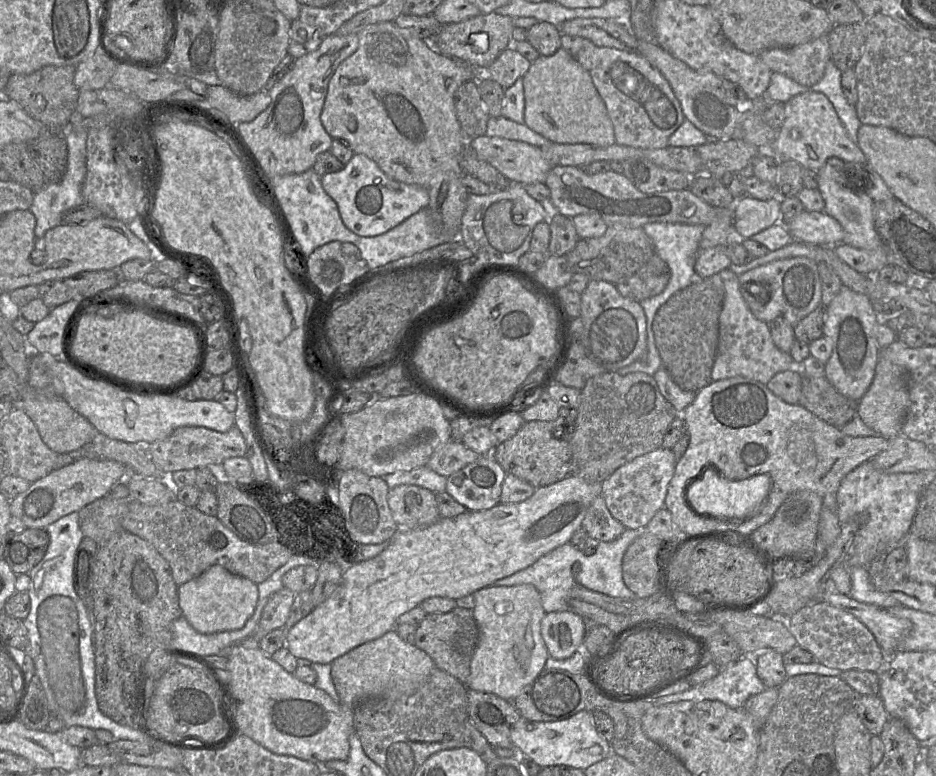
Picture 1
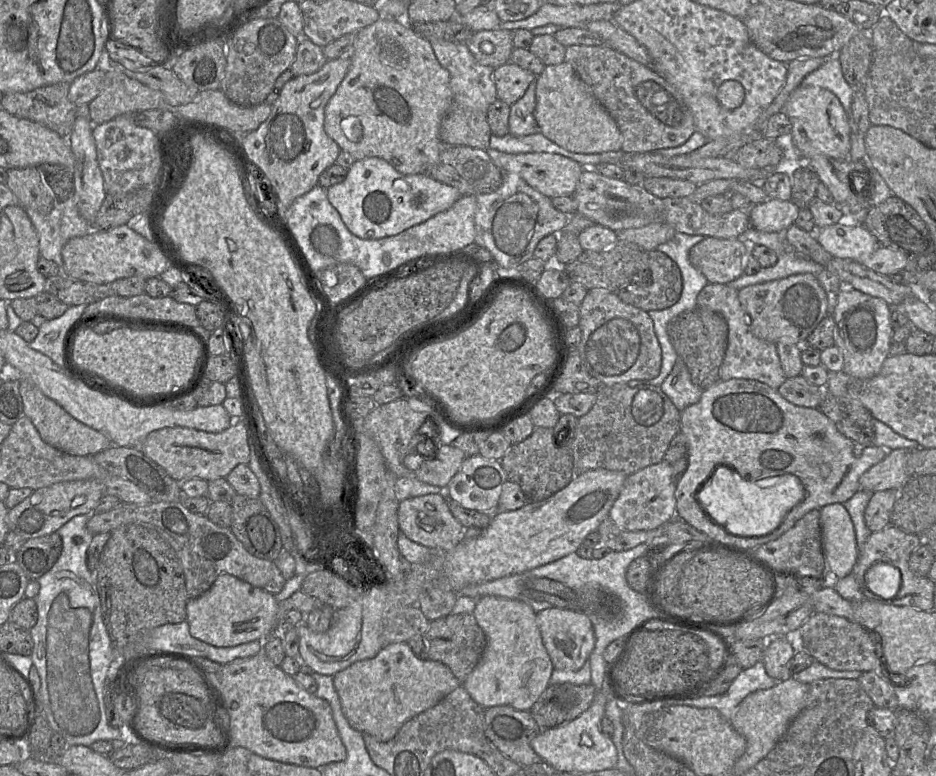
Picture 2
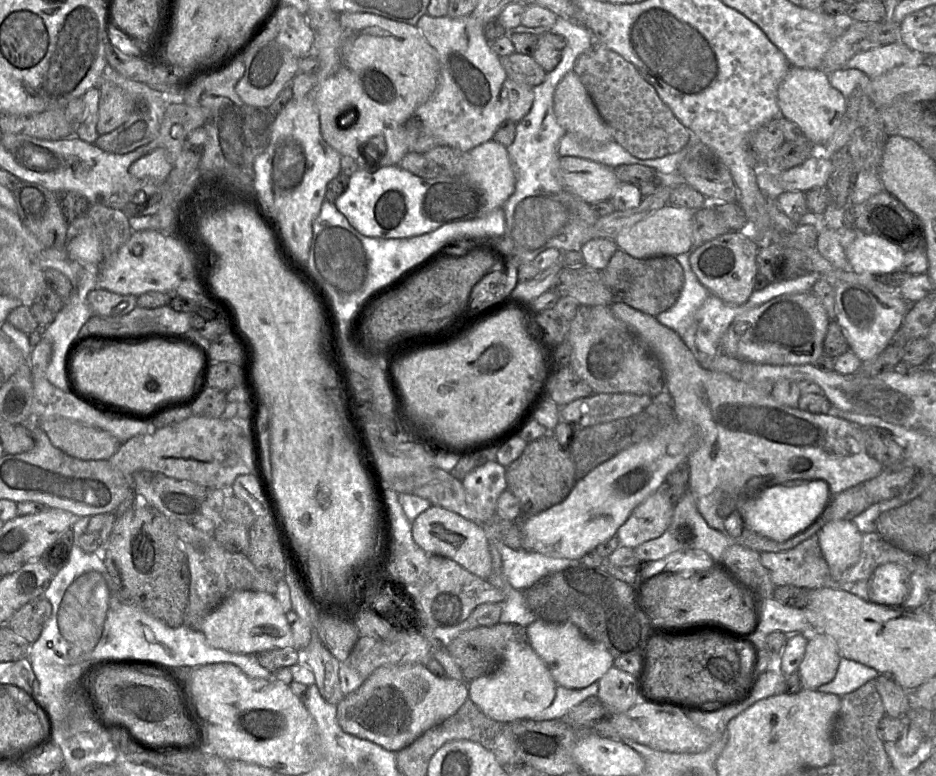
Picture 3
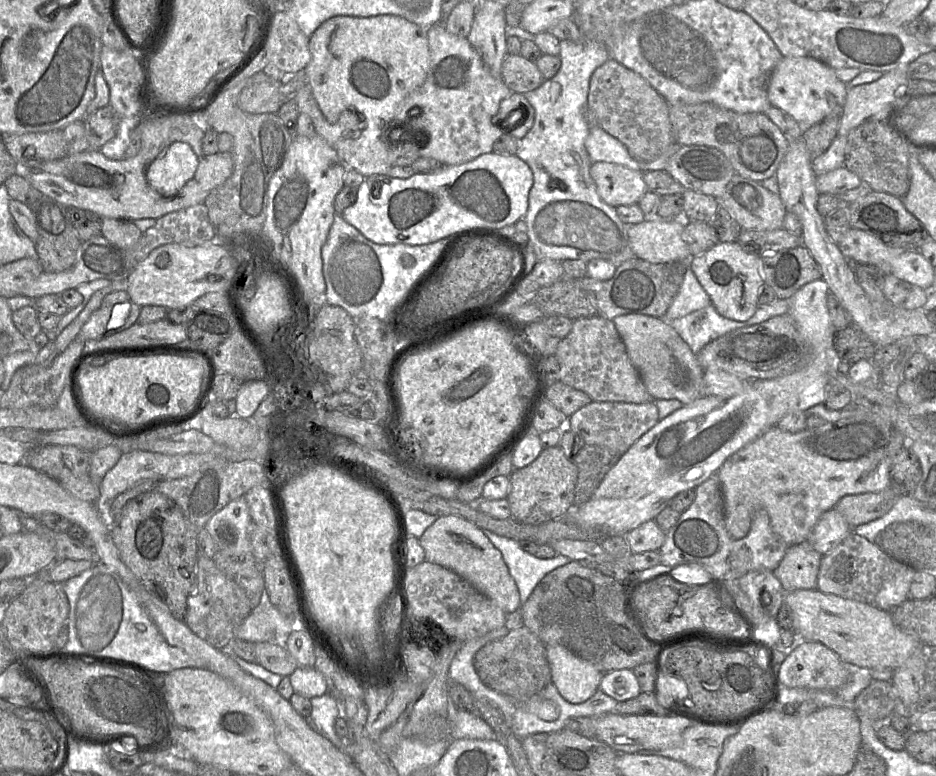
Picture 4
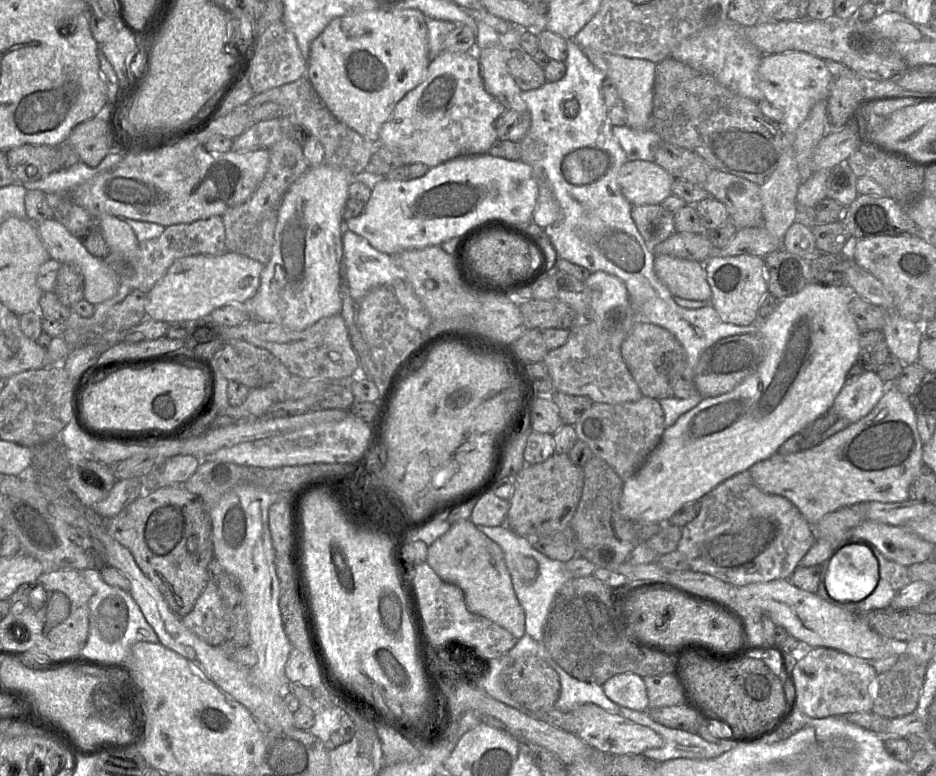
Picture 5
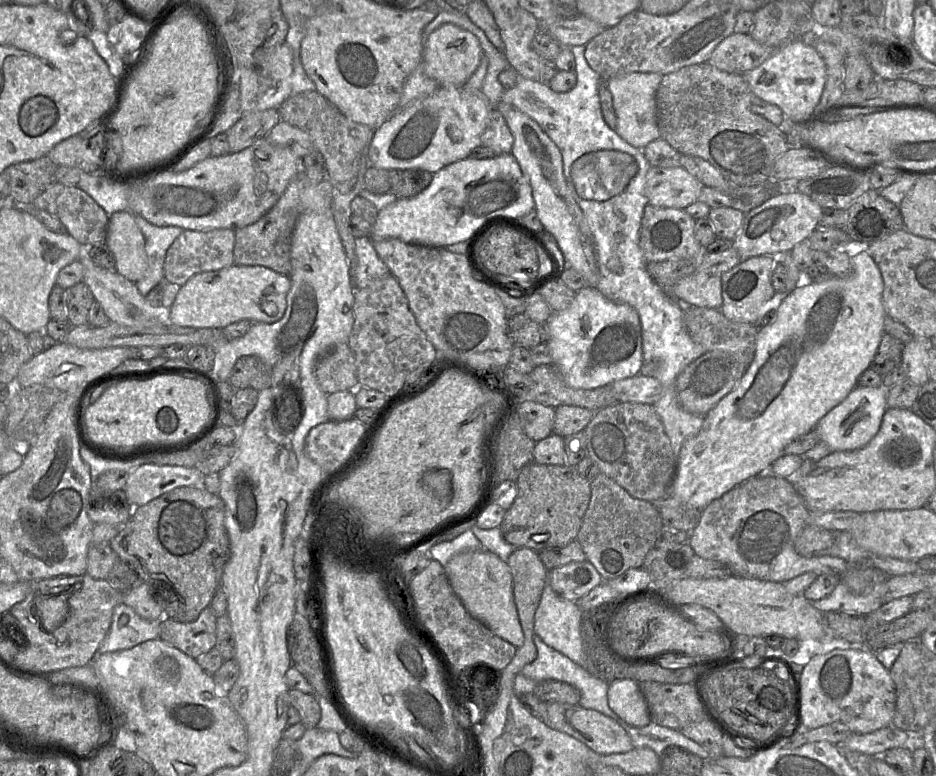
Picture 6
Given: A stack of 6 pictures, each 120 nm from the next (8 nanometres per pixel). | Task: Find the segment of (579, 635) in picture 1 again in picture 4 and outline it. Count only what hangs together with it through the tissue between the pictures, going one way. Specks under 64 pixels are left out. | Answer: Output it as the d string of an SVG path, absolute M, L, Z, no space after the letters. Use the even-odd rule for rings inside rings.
M546 645L545 650L552 683L567 701L584 702L599 689L604 673L593 664L561 645Z

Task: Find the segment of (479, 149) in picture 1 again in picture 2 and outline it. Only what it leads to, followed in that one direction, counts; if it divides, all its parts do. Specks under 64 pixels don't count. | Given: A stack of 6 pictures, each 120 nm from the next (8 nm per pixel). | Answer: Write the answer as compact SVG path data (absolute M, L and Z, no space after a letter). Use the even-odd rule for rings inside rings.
M488 148L489 157L502 172L513 172L521 176L531 187L549 198L572 196L585 167L570 158L545 152L511 154Z

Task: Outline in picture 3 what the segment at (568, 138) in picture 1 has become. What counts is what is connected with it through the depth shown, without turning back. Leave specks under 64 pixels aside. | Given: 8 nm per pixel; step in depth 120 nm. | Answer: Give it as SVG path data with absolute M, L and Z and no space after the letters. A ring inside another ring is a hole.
M574 71L568 72L558 83L553 97L554 113L566 134L575 135L587 146L600 147L614 140L611 127L599 114L590 94Z

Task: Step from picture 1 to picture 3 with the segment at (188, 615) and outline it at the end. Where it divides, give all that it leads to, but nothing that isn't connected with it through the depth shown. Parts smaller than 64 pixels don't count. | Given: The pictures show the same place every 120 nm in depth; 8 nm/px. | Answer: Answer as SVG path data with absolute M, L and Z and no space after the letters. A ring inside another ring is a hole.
M232 592L204 619L200 632L209 646L237 654L295 648L286 614L274 595L265 592Z

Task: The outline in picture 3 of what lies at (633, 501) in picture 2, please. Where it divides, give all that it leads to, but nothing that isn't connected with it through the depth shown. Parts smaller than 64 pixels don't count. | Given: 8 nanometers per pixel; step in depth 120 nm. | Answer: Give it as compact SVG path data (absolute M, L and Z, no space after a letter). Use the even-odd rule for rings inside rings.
M665 488L648 496L618 529L616 537L622 546L635 548L660 537L670 526L674 506Z

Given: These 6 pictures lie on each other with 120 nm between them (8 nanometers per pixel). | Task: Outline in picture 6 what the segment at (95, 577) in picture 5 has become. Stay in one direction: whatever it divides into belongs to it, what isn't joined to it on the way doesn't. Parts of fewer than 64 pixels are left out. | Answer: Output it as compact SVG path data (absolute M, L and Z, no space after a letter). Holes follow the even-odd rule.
M121 602L115 606L110 629L98 648L98 654L127 650L148 641L160 639L159 621L140 617Z

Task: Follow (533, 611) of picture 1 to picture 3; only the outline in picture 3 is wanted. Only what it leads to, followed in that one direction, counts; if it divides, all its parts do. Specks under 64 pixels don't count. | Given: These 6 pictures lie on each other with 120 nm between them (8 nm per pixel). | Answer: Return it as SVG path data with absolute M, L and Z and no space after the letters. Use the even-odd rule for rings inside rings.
M529 641L509 643L498 667L490 674L467 684L469 699L489 718L502 723L533 719L549 707L556 695L557 684L546 663Z

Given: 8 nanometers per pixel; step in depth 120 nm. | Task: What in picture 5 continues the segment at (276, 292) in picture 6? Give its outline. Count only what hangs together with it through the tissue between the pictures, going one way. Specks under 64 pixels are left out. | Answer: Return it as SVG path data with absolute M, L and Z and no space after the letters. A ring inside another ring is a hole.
M227 251L222 255L179 258L147 292L147 317L166 323L197 320L228 304L245 304L258 291L264 265L247 256Z

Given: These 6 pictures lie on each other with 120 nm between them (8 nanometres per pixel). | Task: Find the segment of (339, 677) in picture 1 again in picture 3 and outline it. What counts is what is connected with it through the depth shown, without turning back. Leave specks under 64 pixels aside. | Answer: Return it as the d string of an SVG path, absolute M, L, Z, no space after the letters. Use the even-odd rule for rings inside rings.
M424 664L381 666L356 691L345 695L338 703L337 720L346 733L397 753L424 732L454 715L468 698L468 687L465 682L437 676Z

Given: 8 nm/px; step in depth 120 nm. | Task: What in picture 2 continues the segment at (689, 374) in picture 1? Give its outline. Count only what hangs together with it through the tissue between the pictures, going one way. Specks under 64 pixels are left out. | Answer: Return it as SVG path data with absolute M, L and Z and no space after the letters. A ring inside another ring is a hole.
M696 307L673 319L667 326L667 333L695 385L705 390L720 380L720 370L728 343L728 326L720 314Z

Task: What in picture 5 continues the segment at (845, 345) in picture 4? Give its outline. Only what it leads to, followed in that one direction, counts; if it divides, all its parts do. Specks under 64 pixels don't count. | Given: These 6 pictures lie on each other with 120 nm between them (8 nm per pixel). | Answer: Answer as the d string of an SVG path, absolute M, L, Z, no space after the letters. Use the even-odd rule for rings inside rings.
M862 331L859 337L859 355L857 363L865 370L877 371L890 356L886 338L882 331Z

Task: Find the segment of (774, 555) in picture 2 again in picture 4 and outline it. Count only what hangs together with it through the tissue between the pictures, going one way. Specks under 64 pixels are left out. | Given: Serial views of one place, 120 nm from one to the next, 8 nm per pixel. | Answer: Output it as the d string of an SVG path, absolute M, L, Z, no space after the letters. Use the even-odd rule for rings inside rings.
M808 543L791 546L773 574L785 592L815 590L821 559L822 555Z

